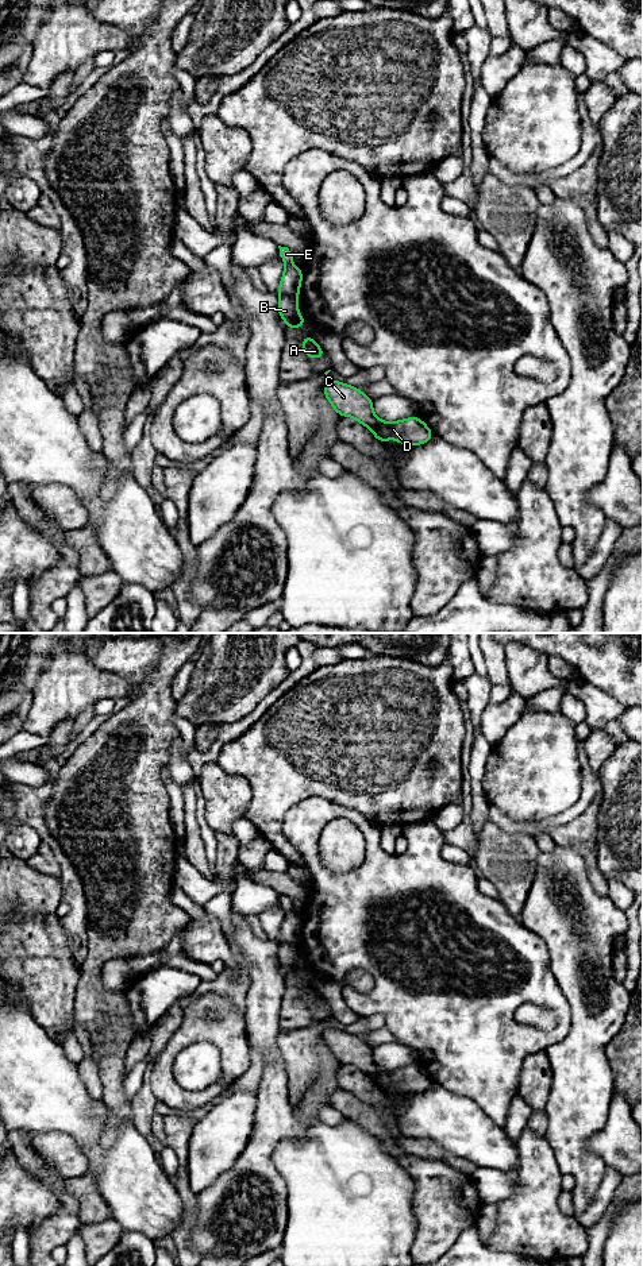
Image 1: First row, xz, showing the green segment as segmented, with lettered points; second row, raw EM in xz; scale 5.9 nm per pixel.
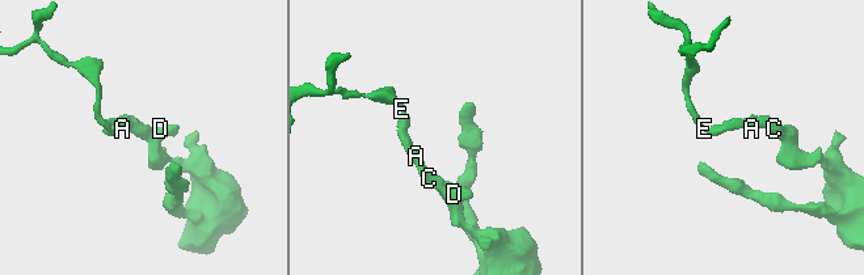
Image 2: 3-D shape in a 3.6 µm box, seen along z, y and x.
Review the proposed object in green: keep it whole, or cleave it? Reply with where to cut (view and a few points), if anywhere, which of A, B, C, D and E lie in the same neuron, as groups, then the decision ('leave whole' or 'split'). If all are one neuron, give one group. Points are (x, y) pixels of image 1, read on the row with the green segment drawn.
cut xz (280, 294), (288, 294), (295, 298); groups A B C D / E; split

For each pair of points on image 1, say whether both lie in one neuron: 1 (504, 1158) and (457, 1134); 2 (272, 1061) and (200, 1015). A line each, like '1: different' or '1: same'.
1: same
2: different

